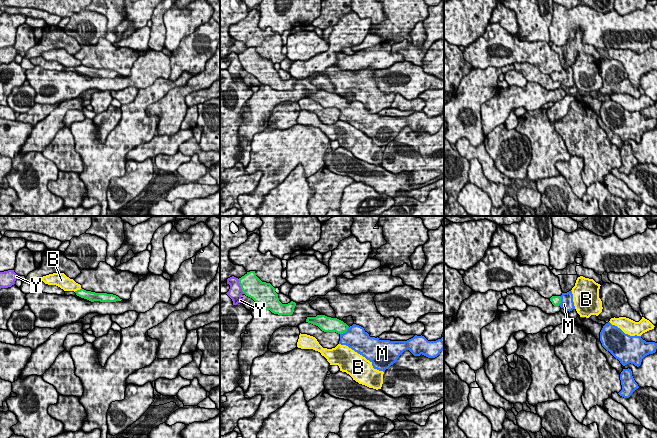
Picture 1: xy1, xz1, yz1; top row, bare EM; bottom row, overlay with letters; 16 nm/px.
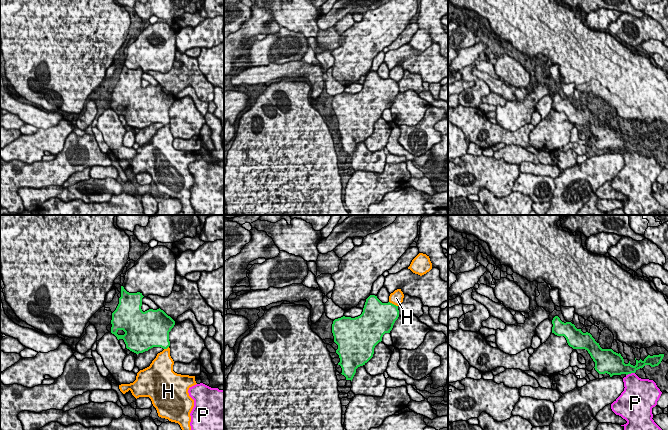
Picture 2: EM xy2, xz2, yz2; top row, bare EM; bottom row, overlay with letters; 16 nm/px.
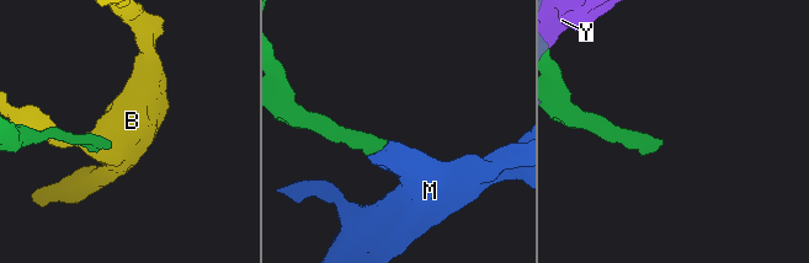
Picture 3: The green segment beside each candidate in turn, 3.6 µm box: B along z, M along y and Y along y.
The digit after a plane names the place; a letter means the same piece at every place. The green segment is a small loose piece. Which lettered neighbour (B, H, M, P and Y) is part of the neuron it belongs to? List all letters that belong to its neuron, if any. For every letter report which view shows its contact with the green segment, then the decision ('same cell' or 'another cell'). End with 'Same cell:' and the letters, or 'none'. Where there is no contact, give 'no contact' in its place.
B: xy1 | another cell
H: xz2 | another cell
M: xz1 | same cell
P: yz2 | another cell
Y: xz1 | another cell
Same cell: M

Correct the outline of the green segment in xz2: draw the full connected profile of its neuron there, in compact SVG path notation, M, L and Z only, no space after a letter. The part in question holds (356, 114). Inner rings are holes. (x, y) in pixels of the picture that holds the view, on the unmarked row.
M370 71L360 92L343 92L333 97L332 109L340 134L338 141L346 156L352 157L356 145L373 133L375 122L385 109L390 109L398 93L398 82L382 79L377 72Z

